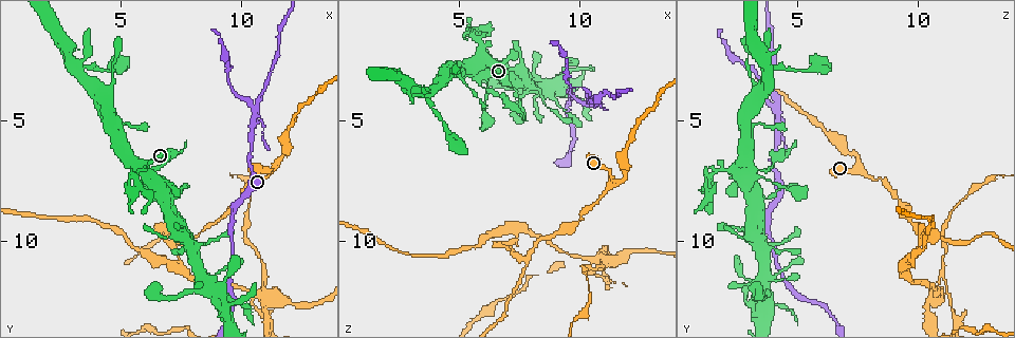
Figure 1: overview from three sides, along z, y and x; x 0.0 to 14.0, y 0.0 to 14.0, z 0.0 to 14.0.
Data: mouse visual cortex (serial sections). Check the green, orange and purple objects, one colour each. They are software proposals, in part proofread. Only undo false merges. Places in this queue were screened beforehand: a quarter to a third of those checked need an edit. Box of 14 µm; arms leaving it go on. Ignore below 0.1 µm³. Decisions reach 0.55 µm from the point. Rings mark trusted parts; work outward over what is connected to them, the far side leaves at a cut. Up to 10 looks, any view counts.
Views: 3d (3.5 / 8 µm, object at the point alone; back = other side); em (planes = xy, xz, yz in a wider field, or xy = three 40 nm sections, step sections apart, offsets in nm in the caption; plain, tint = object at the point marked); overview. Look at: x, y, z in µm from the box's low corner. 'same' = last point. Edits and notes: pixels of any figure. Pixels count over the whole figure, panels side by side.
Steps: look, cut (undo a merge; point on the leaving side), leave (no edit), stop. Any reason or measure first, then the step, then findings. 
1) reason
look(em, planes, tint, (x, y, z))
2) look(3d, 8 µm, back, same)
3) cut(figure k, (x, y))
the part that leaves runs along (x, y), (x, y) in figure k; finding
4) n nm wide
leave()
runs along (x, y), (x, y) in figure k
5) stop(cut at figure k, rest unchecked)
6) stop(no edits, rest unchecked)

abrupt turn
look(3d, 3.5 µm, (11.4, 6.9, 7.5))

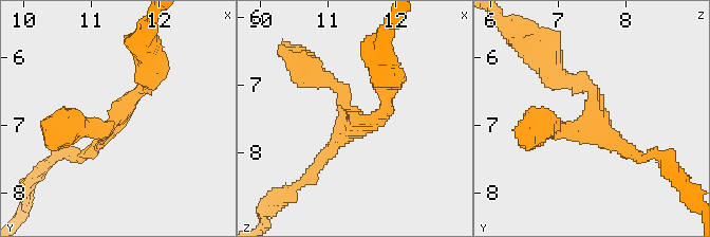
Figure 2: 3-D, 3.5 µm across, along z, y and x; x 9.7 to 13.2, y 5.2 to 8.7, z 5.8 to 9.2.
3 arms; arms of 150, 200, 250 nm; need the tissue
look(em, xy, step 5, tint, (11.45, 6.80, 7.55))

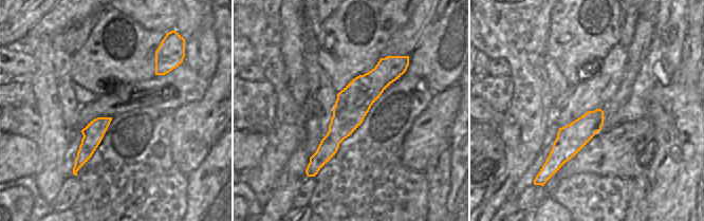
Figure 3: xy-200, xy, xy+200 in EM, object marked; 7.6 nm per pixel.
leave()
runs along (79, 127), (108, 127), (150, 75) in figure 2; all the same cell

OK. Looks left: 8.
look(3d, 8 µm, (10.5, 4.7, 4.2))

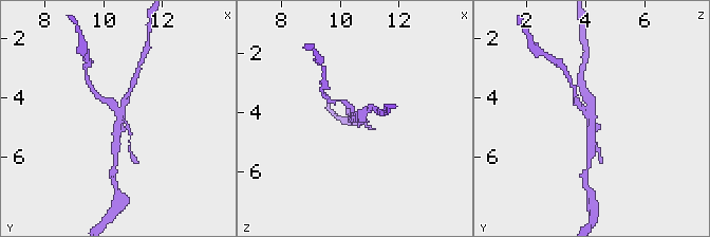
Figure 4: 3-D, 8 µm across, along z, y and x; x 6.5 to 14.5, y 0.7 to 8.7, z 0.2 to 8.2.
look(3d, 3.5 µm, (10.6, 4.8, 4.2))

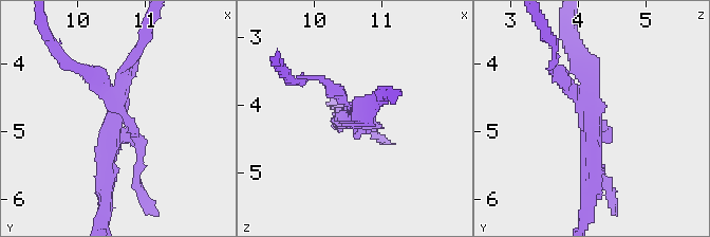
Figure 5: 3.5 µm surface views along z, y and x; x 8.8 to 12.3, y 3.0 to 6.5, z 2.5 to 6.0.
shape alone is not enough
look(em, xy, step 1, tint, (10.55, 4.75, 4.25))

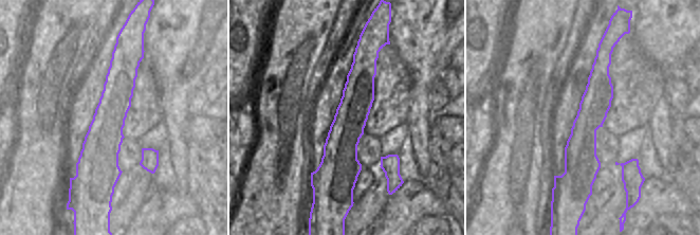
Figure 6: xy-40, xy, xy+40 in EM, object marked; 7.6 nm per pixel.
260 nm wide
cut(figure 5, (374, 135))
the part that leaves runs along (343, 103), (321, 78), (292, 81), (279, 68) in figure 5; two cells meet here

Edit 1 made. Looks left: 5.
four-way junction
look(3d, 3.5 µm, back, (5.7, 6.7, 2.8))

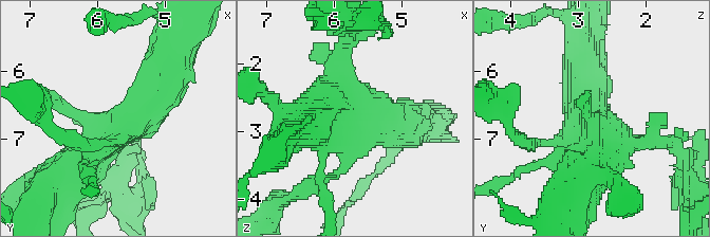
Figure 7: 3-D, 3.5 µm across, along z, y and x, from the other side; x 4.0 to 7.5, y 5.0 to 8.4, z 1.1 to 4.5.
look(em, xy, step 1, tint, (5.60, 6.80, 2.80))

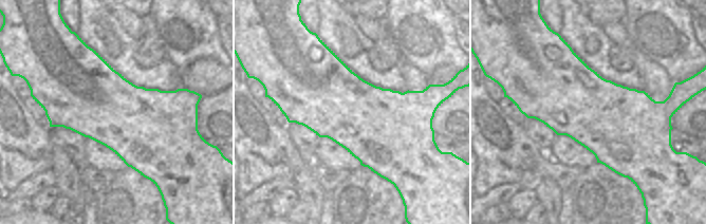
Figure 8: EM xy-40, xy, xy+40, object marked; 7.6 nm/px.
600 nm wide
cut(figure 7, (120, 160))
a second cell is stuck on

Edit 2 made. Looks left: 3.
three-way junction
look(3d, 8 µm, (3.4, 3.1, 3.8))

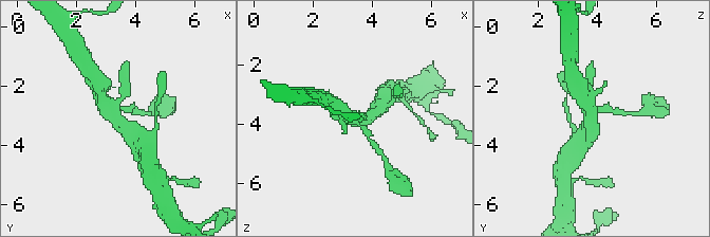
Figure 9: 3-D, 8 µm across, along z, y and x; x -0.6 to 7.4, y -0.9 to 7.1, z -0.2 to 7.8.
shape alone is not enough
look(em, xy, step 5, tint, (3.4, 3.1, 3.8))

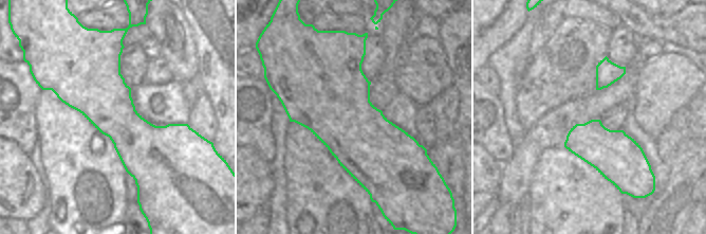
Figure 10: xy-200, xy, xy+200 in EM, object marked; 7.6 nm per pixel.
leave()
runs along (136, 140), (105, 104), (99, 91) in figure 9; one cell here

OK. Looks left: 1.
stop(cut at figure 5, cut at figure 7, rest unchecked)

